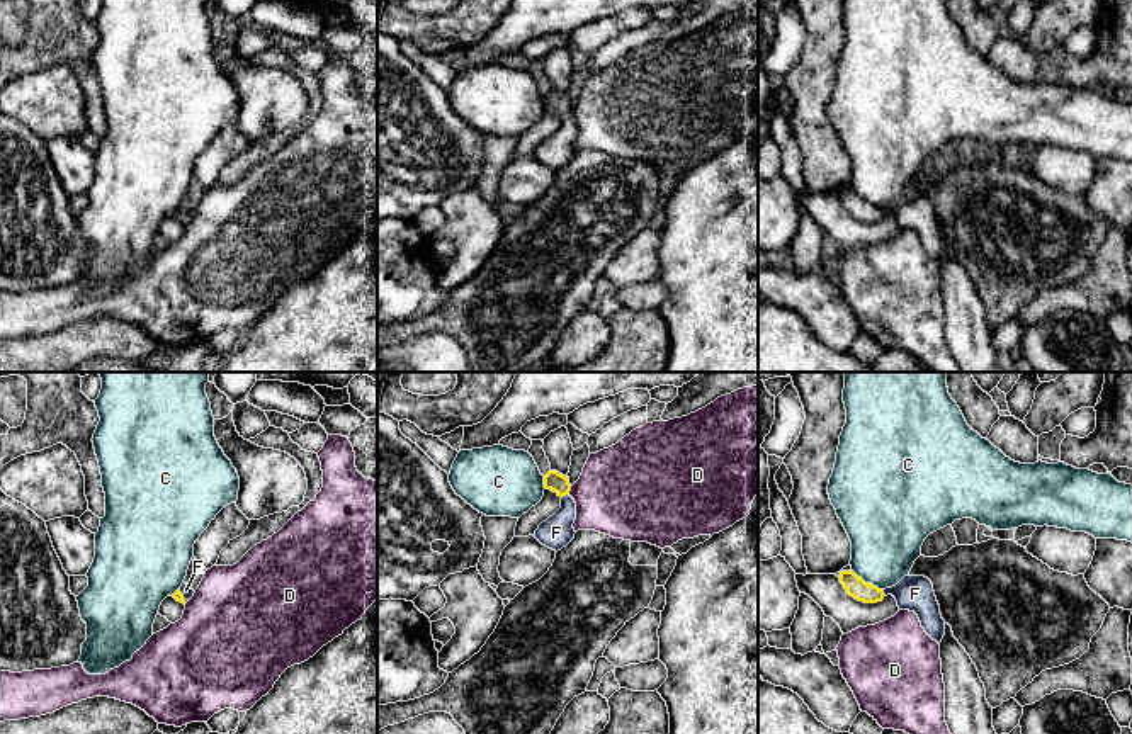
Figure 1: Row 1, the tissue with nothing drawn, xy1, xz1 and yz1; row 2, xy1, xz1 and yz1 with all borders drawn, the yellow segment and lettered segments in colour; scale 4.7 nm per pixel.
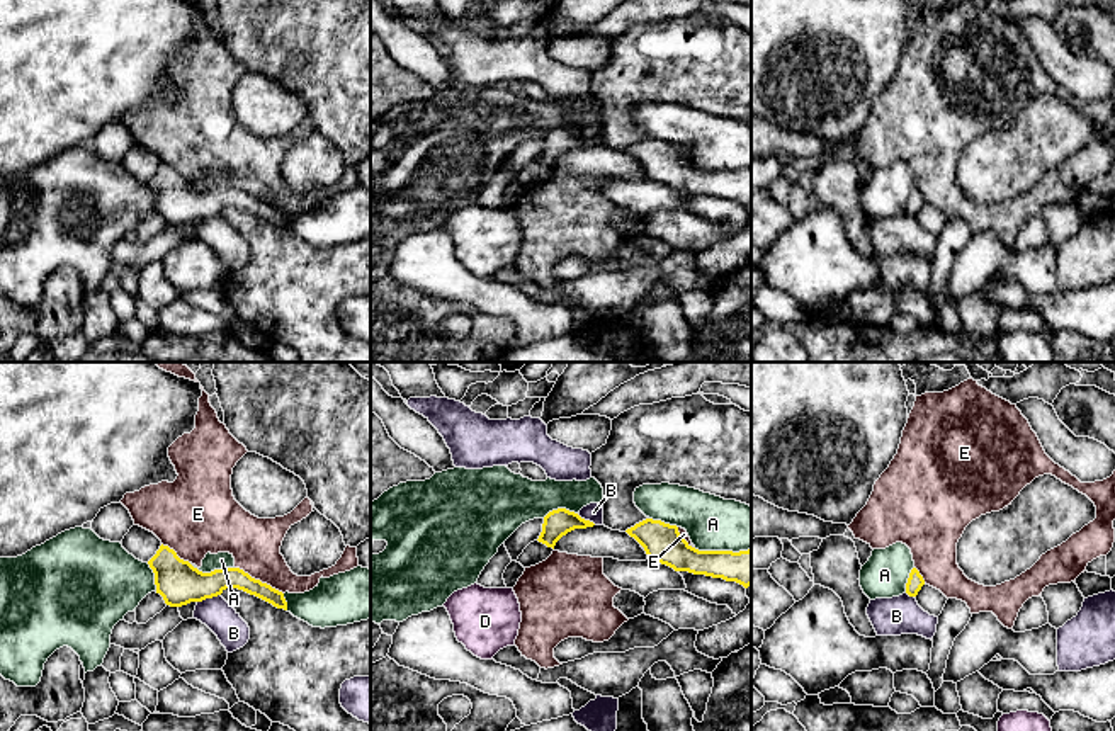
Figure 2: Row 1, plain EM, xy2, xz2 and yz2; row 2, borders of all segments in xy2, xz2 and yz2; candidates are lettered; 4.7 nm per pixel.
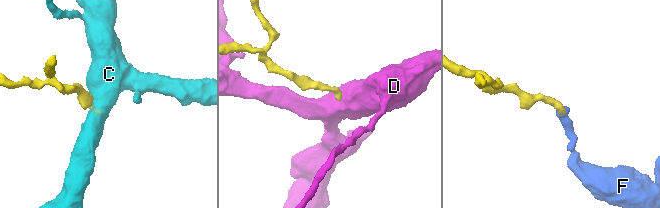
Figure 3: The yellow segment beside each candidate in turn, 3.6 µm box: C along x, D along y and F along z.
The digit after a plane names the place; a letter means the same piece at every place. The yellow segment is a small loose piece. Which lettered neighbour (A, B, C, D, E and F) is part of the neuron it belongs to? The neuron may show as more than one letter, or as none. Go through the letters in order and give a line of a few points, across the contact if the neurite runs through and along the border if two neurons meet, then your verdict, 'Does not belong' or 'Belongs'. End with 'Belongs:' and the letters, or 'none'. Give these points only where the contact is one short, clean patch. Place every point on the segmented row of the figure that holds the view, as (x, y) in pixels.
A: Does not belong
B: Line: xy2 (220, 594), (198, 602). Does not belong
C: Line: yz1 (852, 570), (881, 590). Does not belong
D: Line: xz1 (571, 486), (568, 493). Does not belong
E: Does not belong
F: Line: xz1 (554, 481), (565, 495), (565, 517), (556, 532). Belongs
Belongs: F

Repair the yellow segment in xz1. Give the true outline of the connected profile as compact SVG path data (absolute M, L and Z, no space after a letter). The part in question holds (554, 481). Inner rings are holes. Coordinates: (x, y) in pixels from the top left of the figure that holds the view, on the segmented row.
M549 471L544 476L544 488L554 491L561 498L561 508L539 525L534 537L542 545L558 552L574 539L576 532L573 523L576 520L576 503L569 496L569 477L558 471Z

